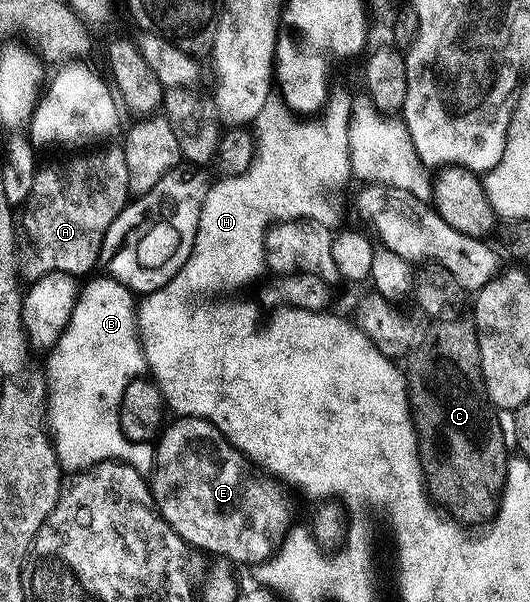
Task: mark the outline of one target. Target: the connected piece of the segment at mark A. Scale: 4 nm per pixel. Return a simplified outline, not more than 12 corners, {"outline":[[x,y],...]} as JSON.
{"outline":[[119,144],[32,174],[25,278],[91,274],[130,201]]}

